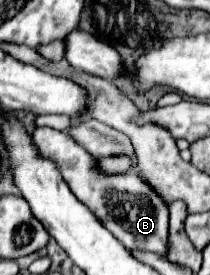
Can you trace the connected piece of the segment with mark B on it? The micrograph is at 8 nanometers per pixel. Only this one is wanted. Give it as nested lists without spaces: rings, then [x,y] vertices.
[[[40,128],[34,130],[34,142],[44,158],[54,160],[56,168],[64,176],[66,184],[84,202],[92,214],[108,228],[128,250],[146,250],[154,252],[160,258],[166,258],[170,244],[168,244],[168,224],[170,212],[164,198],[136,172],[124,174],[106,174],[92,154],[88,154],[68,132],[54,130],[54,128]]]

